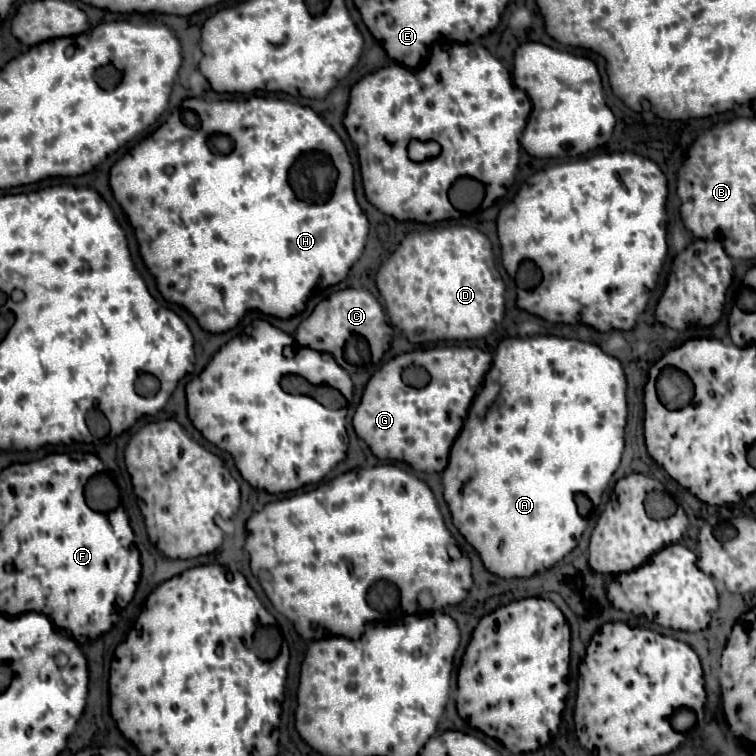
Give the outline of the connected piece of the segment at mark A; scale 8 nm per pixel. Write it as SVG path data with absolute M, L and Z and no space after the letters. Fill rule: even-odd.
M553 335L533 336L525 340L507 338L499 344L493 364L489 372L485 374L485 388L481 388L481 392L477 394L477 400L473 400L469 408L469 416L465 418L465 424L451 448L449 464L443 472L443 498L449 506L451 520L455 528L461 532L461 536L477 550L483 566L491 574L497 574L501 578L529 578L551 568L577 546L577 540L581 538L588 521L577 514L573 496L575 494L589 496L595 508L598 508L602 502L603 490L609 484L613 472L617 470L621 454L623 454L623 432L625 432L625 422L627 422L625 388L627 388L625 374L619 360L613 356L607 356L597 344L579 342L571 338L557 338ZM497 396L503 398L501 402L505 402L505 406L499 406L499 400L495 400Z

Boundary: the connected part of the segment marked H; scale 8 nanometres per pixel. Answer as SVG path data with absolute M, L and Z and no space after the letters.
M253 96L249 100L231 100L231 102L205 102L197 98L183 100L179 112L173 112L161 128L157 128L151 136L147 136L143 142L131 148L117 164L113 164L109 172L109 186L123 212L129 216L129 222L135 230L135 238L139 242L139 254L147 270L153 274L161 296L167 302L185 306L197 318L199 326L213 334L227 332L251 310L259 310L275 318L289 318L295 312L303 312L309 294L317 286L325 284L327 288L341 282L347 276L353 262L361 256L369 232L367 216L355 200L353 166L335 130L327 126L311 108L277 98Z

